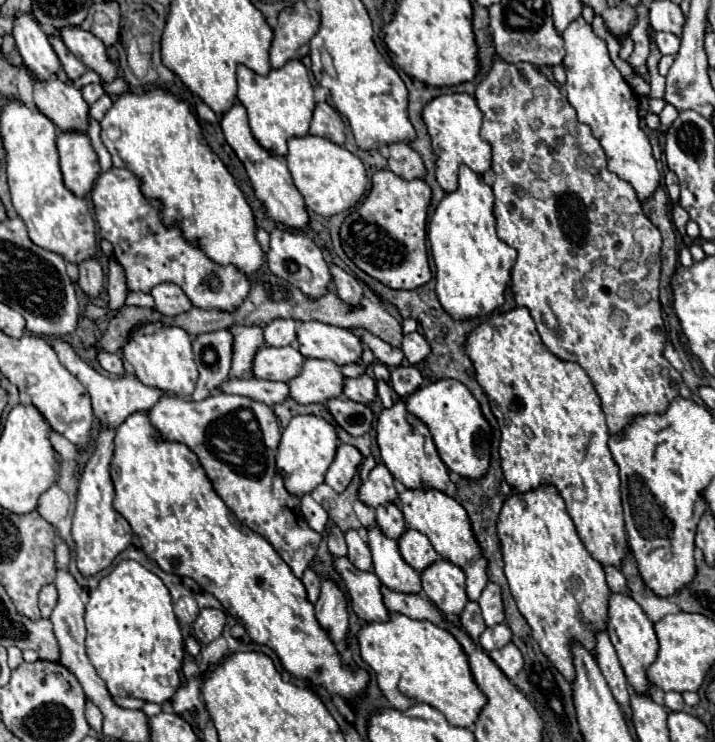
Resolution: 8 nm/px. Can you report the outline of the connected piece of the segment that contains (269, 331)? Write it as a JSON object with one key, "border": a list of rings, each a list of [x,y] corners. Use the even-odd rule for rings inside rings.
{"border":[[[278,318],[270,322],[264,330],[266,344],[270,346],[290,346],[296,342],[296,320]]]}

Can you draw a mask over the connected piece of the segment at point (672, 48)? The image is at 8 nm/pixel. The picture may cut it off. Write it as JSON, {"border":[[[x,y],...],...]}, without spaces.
{"border":[[[656,32],[656,46],[662,54],[676,54],[680,48],[680,38],[670,32]]]}

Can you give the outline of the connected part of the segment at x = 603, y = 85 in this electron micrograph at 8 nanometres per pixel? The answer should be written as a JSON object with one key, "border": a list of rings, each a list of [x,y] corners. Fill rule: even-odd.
{"border":[[[584,18],[572,22],[562,34],[562,38],[566,50],[566,98],[578,112],[578,120],[588,124],[592,136],[602,144],[608,158],[608,170],[630,182],[640,202],[652,198],[656,188],[660,186],[662,176],[656,168],[650,140],[638,124],[638,96],[632,92],[618,68],[612,64],[606,42],[592,32],[592,26],[586,24]]]}

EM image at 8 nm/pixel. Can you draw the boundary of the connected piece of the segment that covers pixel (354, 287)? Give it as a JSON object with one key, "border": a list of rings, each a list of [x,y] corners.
{"border":[[[330,264],[330,270],[332,270],[332,280],[334,280],[334,286],[336,286],[336,292],[340,296],[340,300],[344,300],[348,306],[356,308],[360,306],[362,298],[364,298],[364,290],[360,286],[360,282],[350,276],[348,272],[344,272],[342,268]]]}

